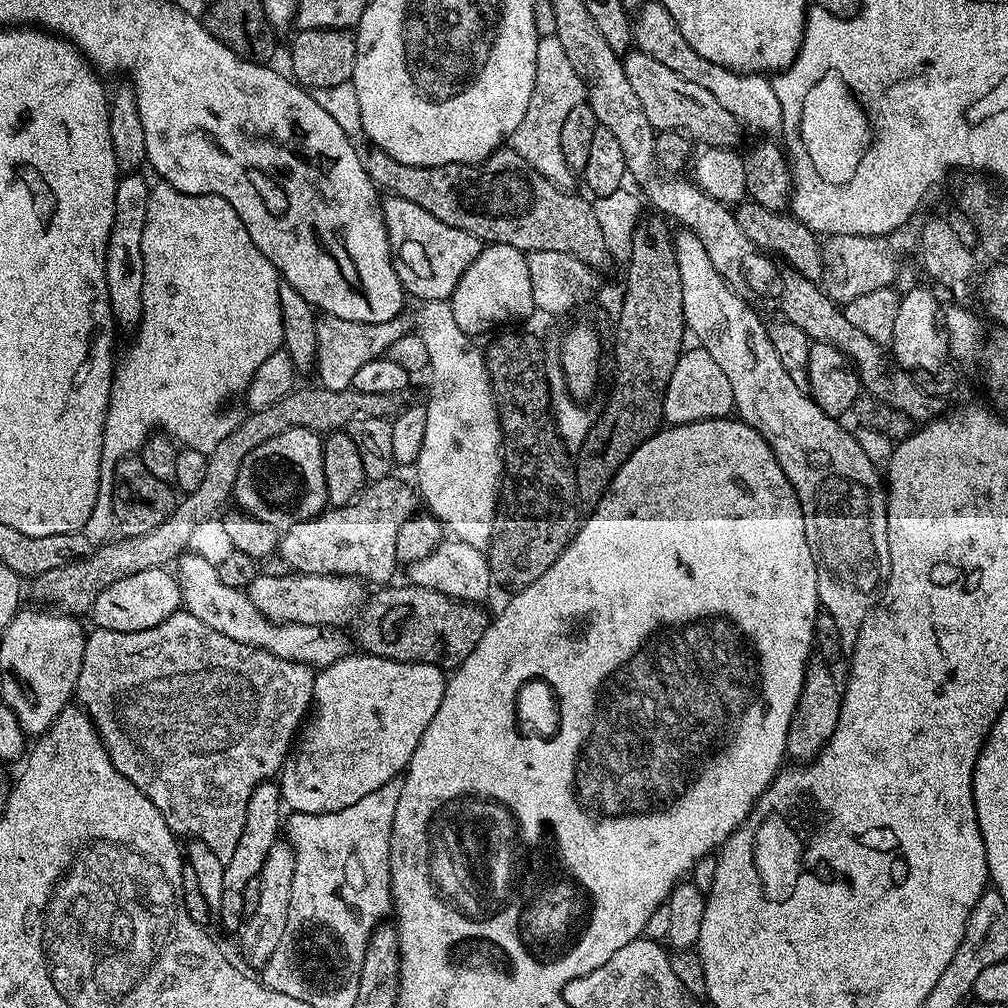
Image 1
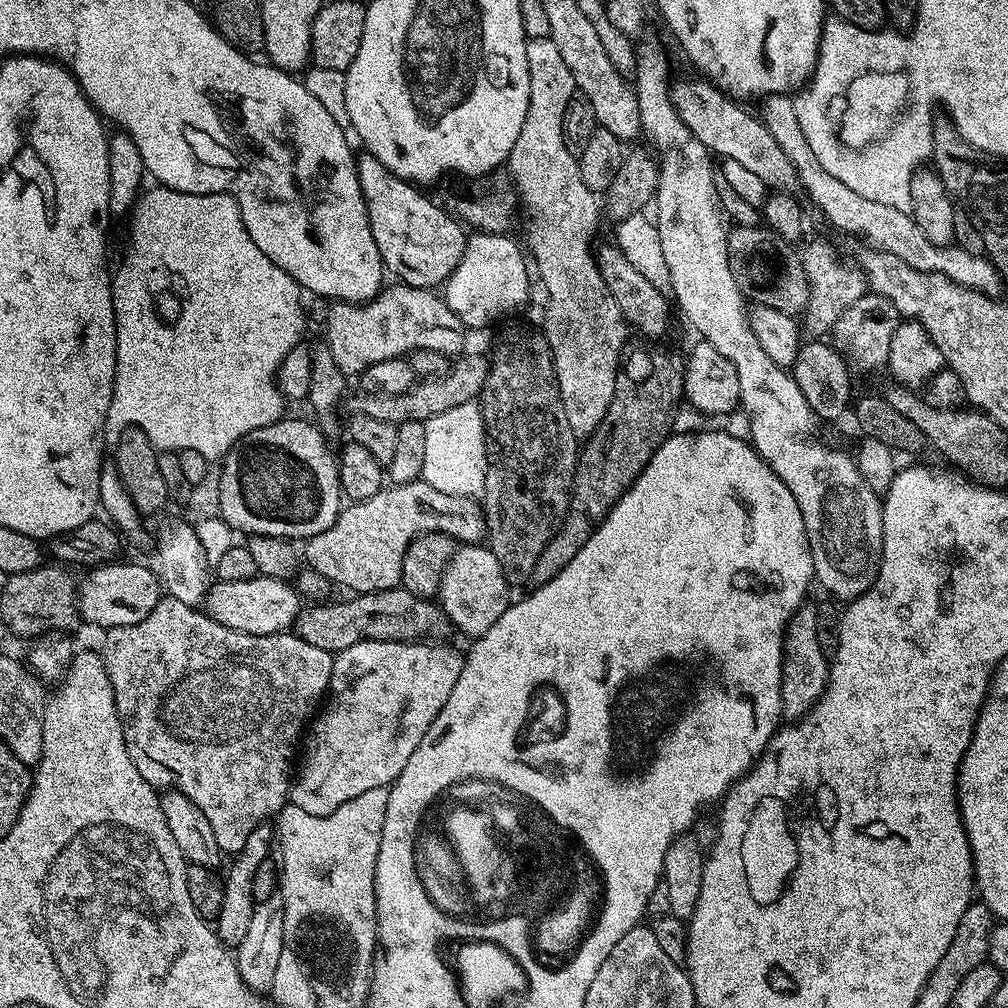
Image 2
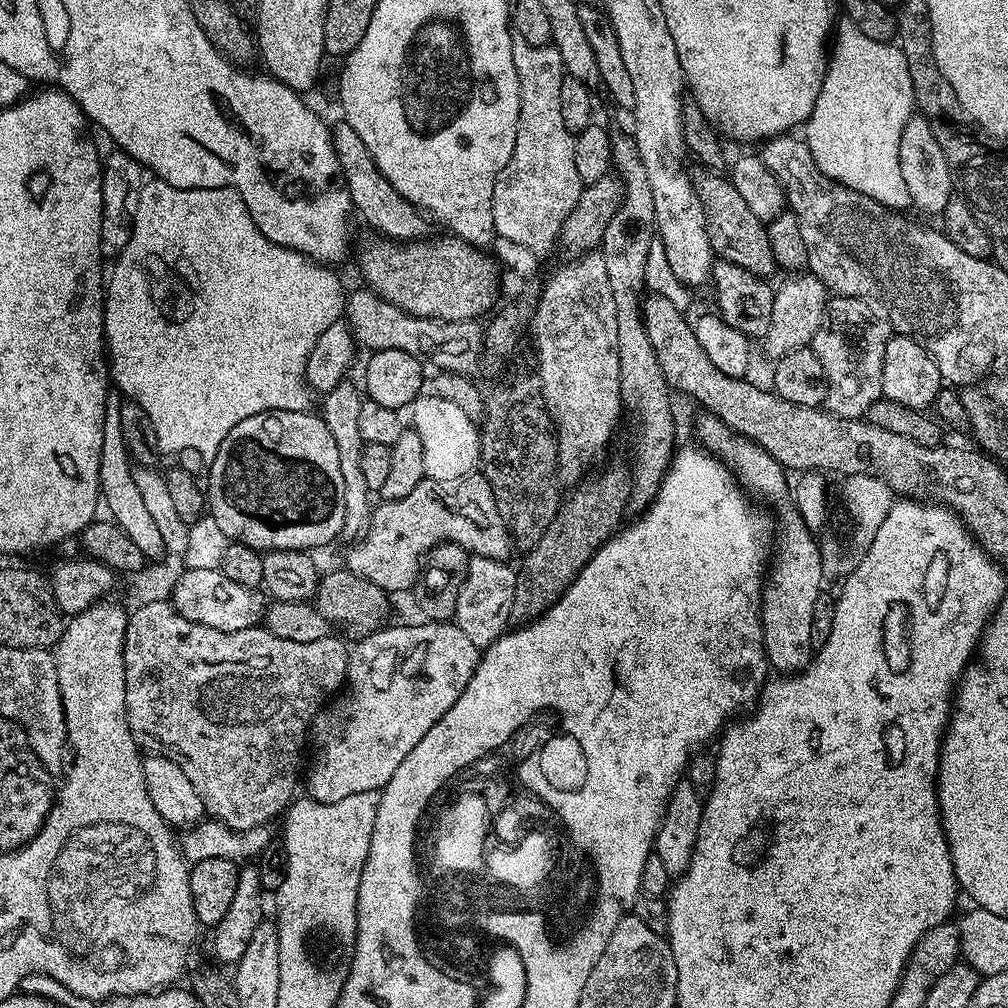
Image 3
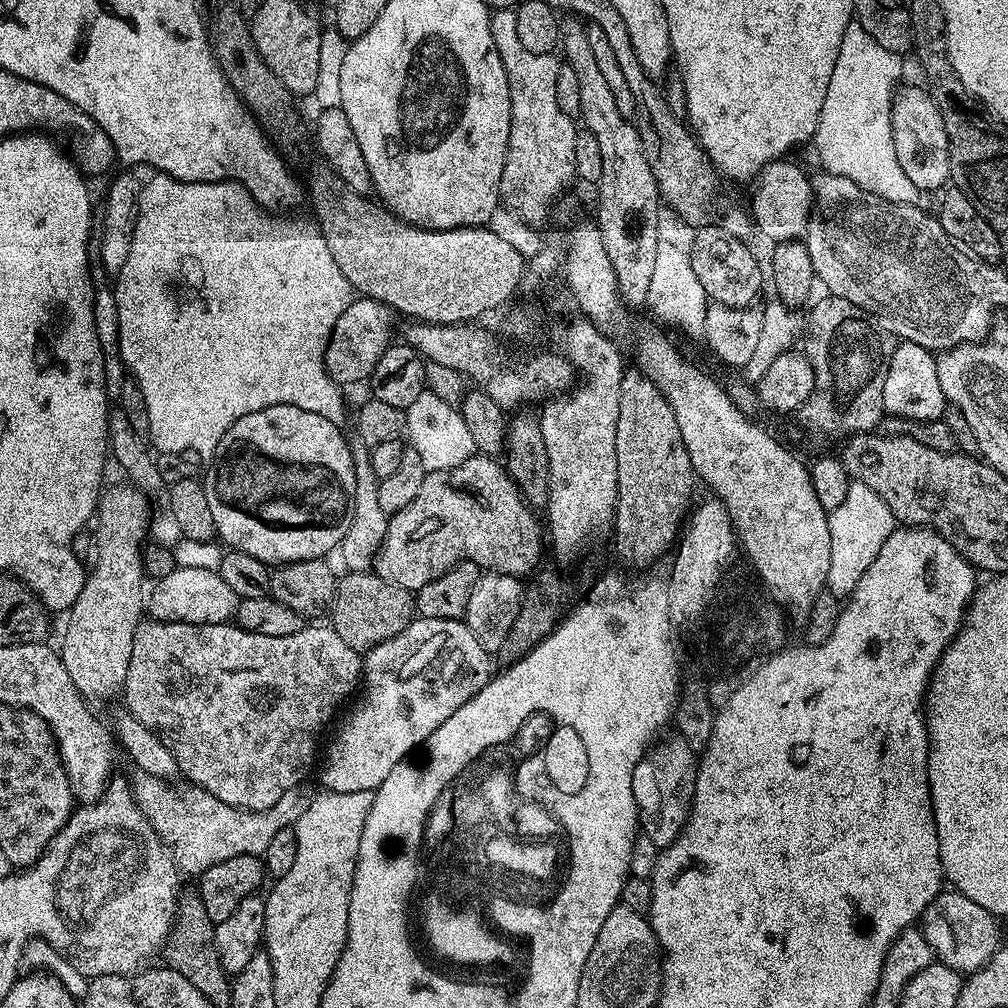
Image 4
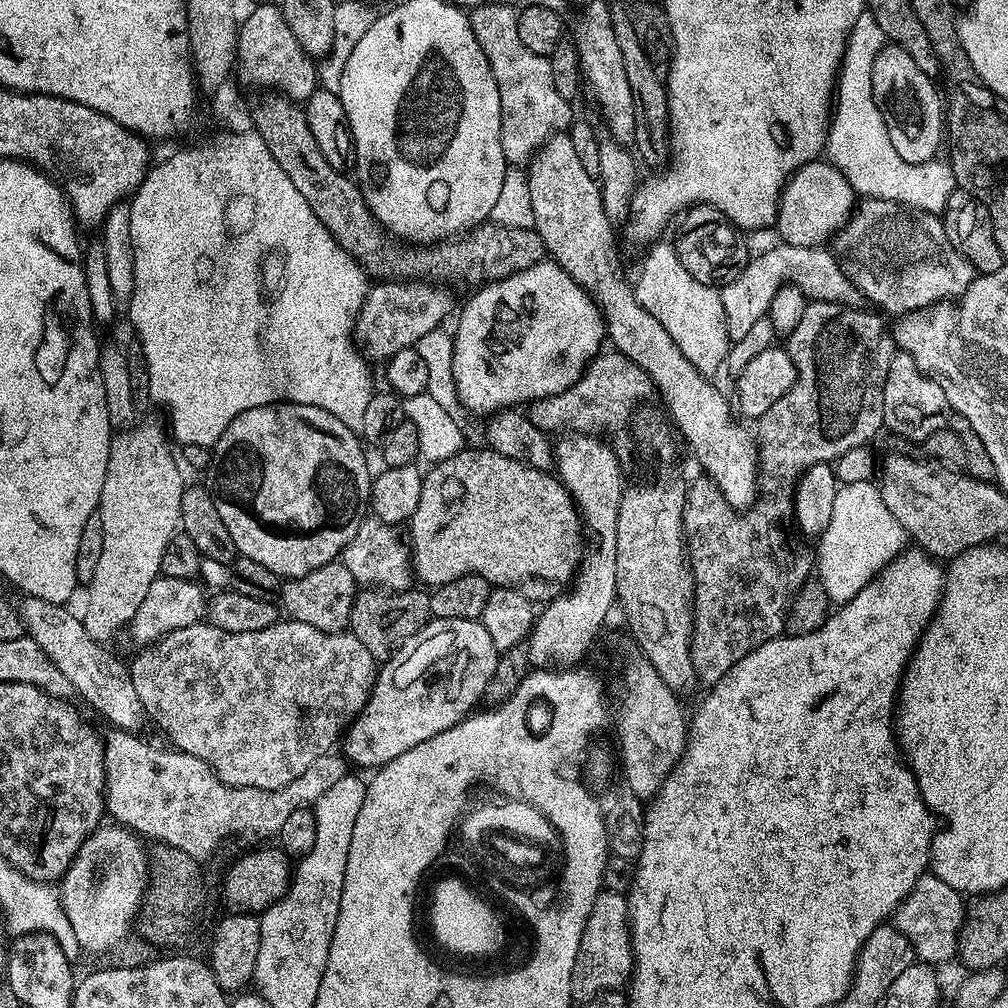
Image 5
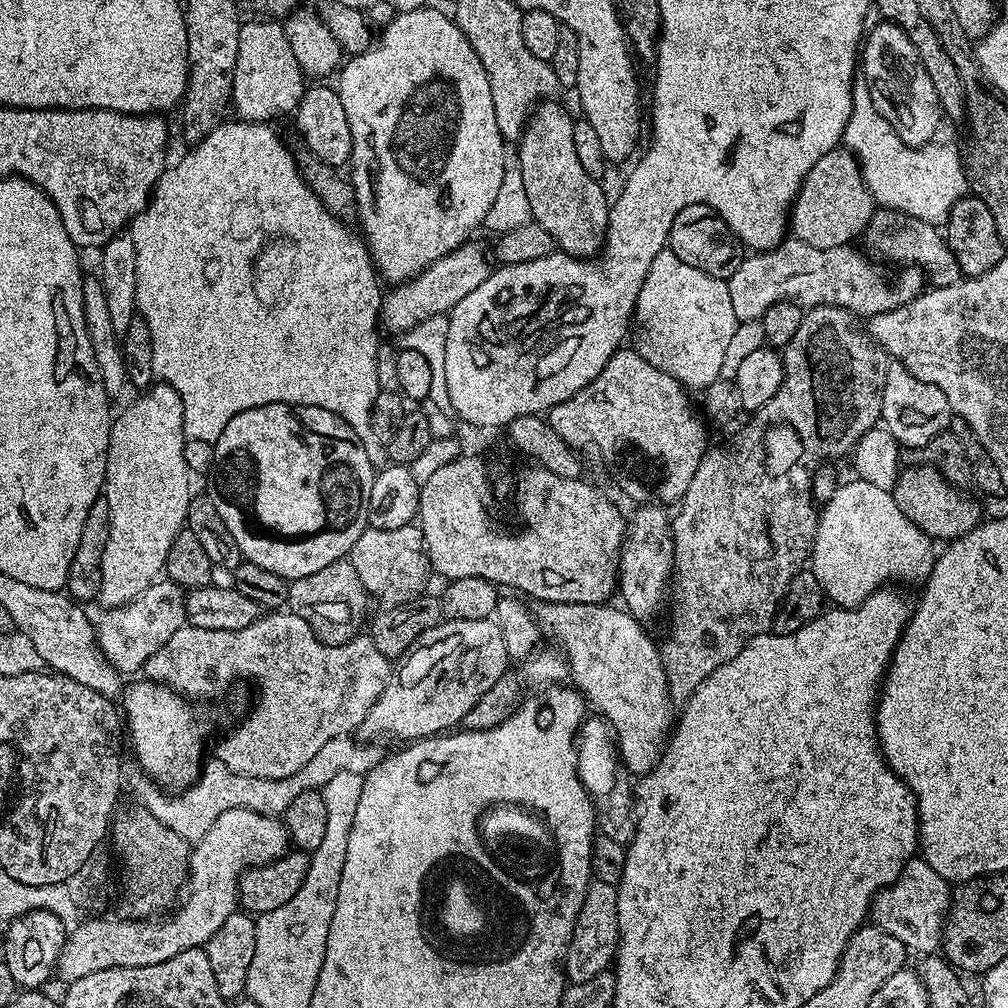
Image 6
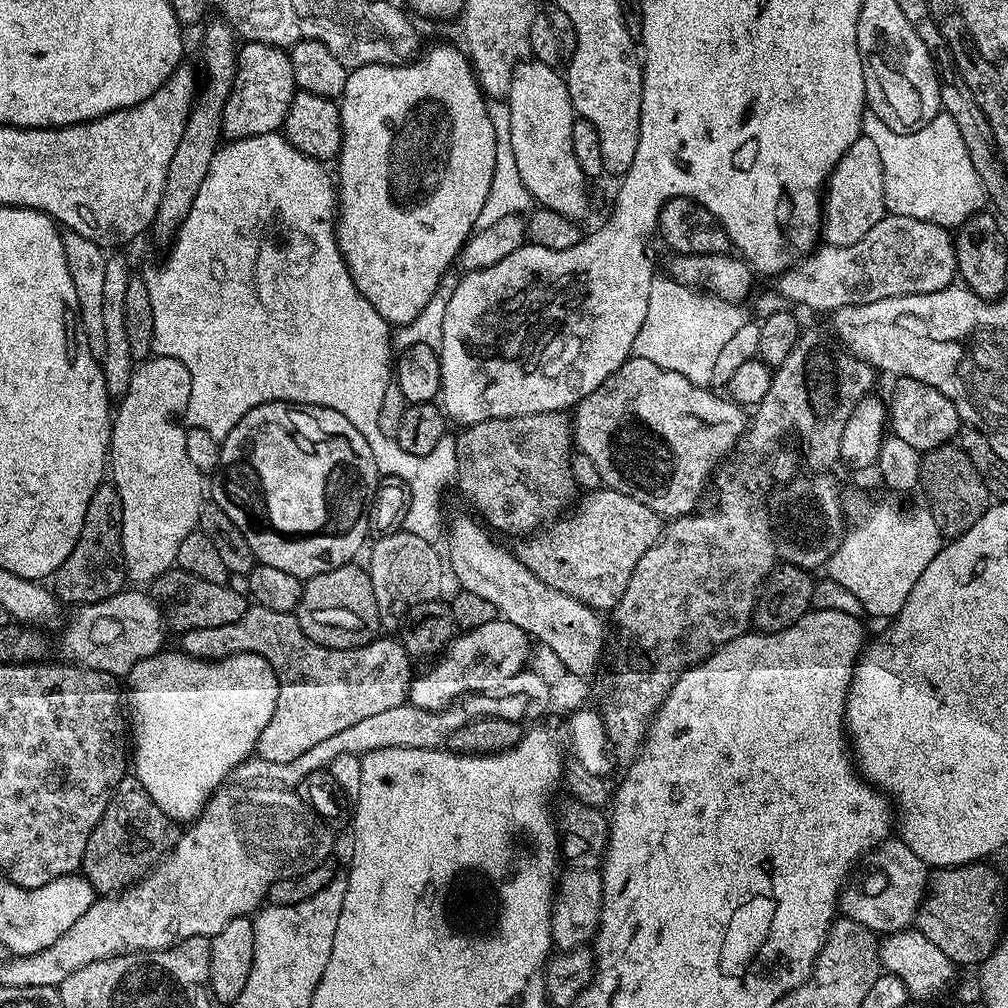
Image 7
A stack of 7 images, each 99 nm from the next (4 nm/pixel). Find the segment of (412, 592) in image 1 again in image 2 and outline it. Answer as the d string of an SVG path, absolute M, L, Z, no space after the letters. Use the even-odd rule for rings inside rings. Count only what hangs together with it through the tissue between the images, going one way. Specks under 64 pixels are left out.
M403 586L390 590L365 592L353 595L352 600L333 602L316 602L305 607L296 617L295 635L300 636L310 646L318 646L318 650L338 653L354 646L363 640L415 640L417 642L439 641L450 632L448 617L443 608L432 600L418 598L418 594L410 594Z

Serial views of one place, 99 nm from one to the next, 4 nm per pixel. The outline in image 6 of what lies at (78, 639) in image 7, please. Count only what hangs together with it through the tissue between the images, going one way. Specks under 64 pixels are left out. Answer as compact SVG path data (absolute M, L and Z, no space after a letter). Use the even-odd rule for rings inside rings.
M167 578L157 579L151 584L137 600L131 600L121 608L109 608L103 613L100 624L95 625L96 645L100 647L100 653L105 660L109 660L116 671L121 674L127 672L139 673L144 663L166 642L170 637L178 634L188 624L188 601L185 589Z

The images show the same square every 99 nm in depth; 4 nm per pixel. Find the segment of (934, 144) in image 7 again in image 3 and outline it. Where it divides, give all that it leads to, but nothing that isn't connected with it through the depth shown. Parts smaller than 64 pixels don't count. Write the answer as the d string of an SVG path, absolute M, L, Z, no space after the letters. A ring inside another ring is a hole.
M847 18L841 20L841 24L839 21L834 28L834 43L830 48L828 69L822 82L822 90L818 94L818 102L814 102L812 117L806 122L806 129L808 128L806 139L810 146L810 154L814 158L814 162L822 170L822 174L826 174L830 179L835 180L837 184L842 184L846 188L852 188L855 192L867 194L870 199L877 200L885 209L904 210L900 208L909 207L910 201L908 191L906 190L906 182L902 178L902 170L900 169L900 143L902 142L902 130L906 130L906 126L909 120L912 119L914 109L916 108L916 95L914 94L914 86L910 78L908 63L903 52L900 51L895 43L889 42L883 44L874 38L866 38L866 34L862 34L862 30L857 21Z

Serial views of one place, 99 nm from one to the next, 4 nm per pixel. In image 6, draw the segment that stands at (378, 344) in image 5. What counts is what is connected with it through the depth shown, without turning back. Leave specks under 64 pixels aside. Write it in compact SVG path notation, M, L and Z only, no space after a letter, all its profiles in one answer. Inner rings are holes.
M469 242L458 246L450 254L438 258L429 268L425 268L413 280L406 280L395 285L392 293L385 295L380 301L380 322L393 334L401 334L432 315L442 315L451 312L470 290L482 286L486 278L493 272L493 265L488 265L488 256L484 248L477 242Z

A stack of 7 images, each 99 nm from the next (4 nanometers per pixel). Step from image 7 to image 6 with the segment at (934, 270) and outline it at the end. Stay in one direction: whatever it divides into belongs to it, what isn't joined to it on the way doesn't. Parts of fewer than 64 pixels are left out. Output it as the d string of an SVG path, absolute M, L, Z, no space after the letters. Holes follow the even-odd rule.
M788 238L767 252L745 255L742 266L738 266L727 281L737 321L759 320L779 300L793 301L805 309L823 304L838 306L857 318L871 318L886 314L886 310L900 308L925 291L926 276L919 267L905 267L891 288L887 278L871 264L873 261L863 251L855 252L854 249L852 246L815 248L801 240Z

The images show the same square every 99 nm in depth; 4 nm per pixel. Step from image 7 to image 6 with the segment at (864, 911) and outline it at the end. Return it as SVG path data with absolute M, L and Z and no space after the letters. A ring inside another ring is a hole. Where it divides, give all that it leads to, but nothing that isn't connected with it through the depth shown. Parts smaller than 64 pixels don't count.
M913 858L902 870L900 879L888 888L882 888L872 899L871 923L886 930L909 953L932 954L941 947L944 934L944 919L952 905L953 889L949 881L940 877L923 858Z

